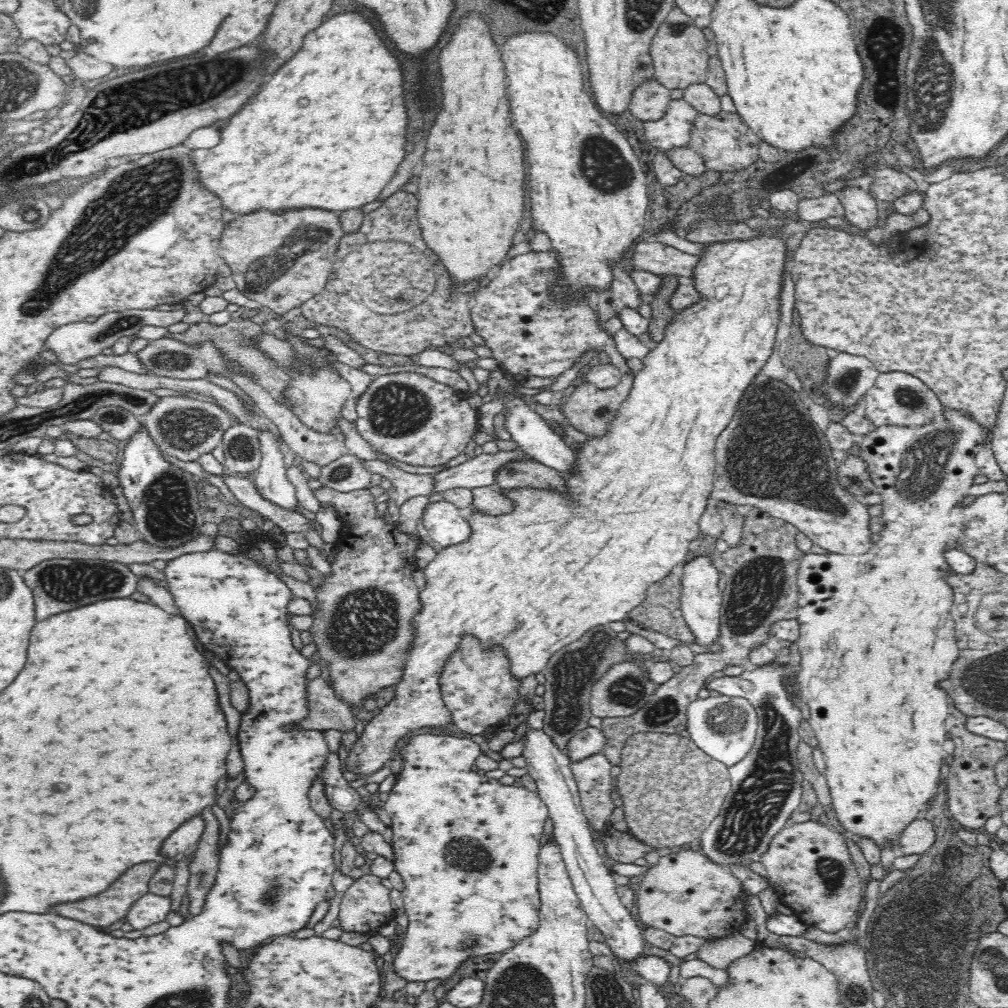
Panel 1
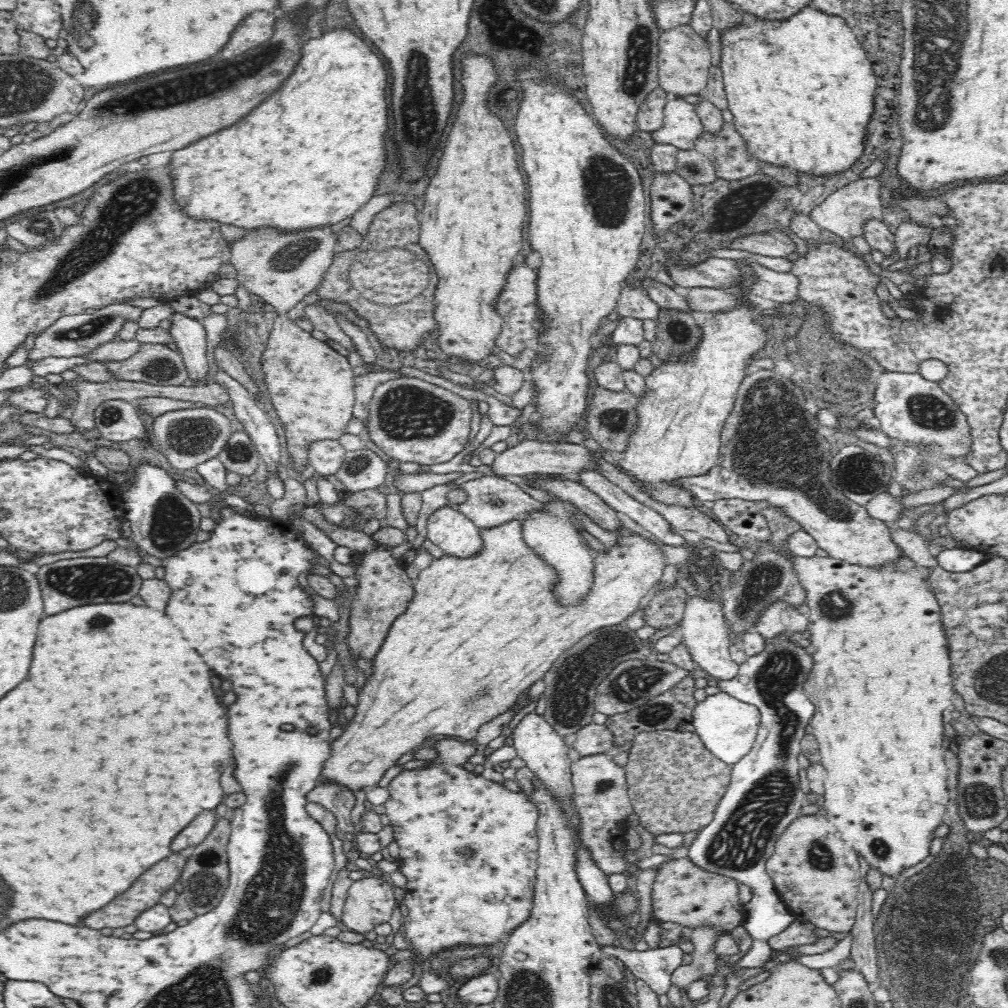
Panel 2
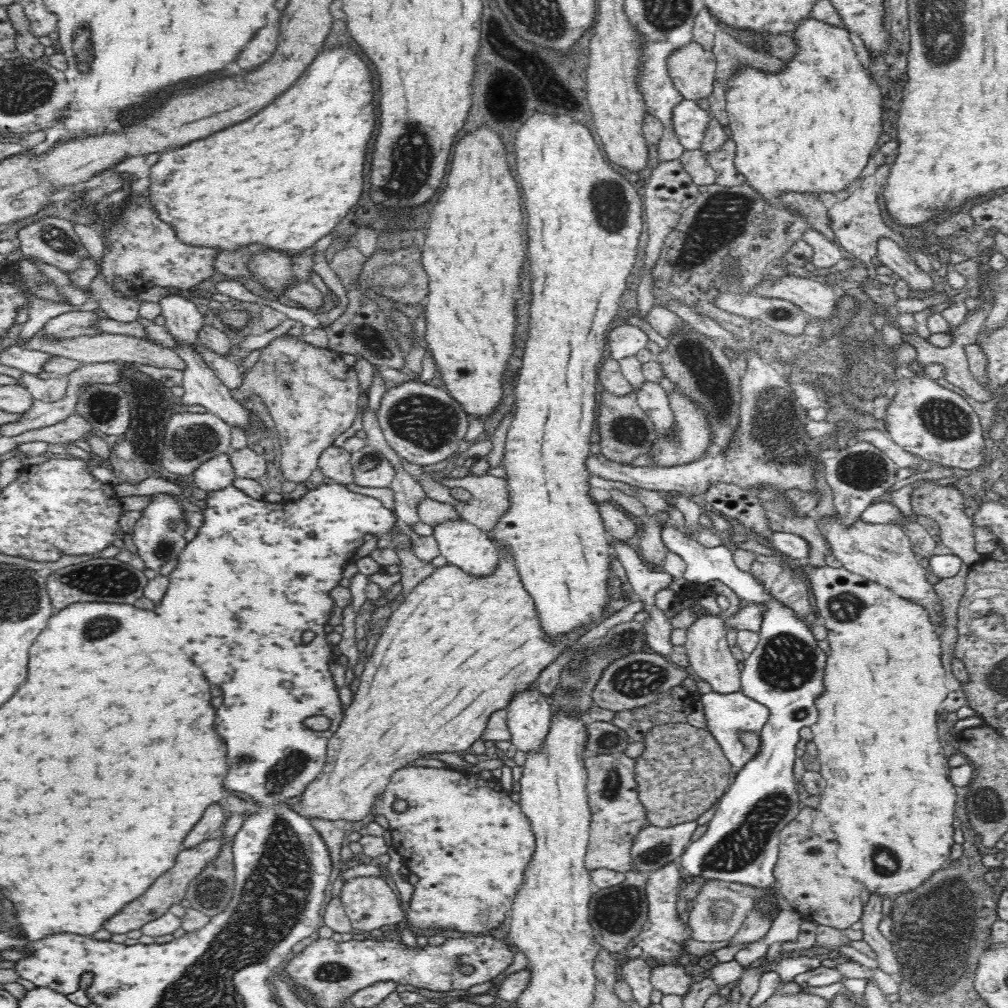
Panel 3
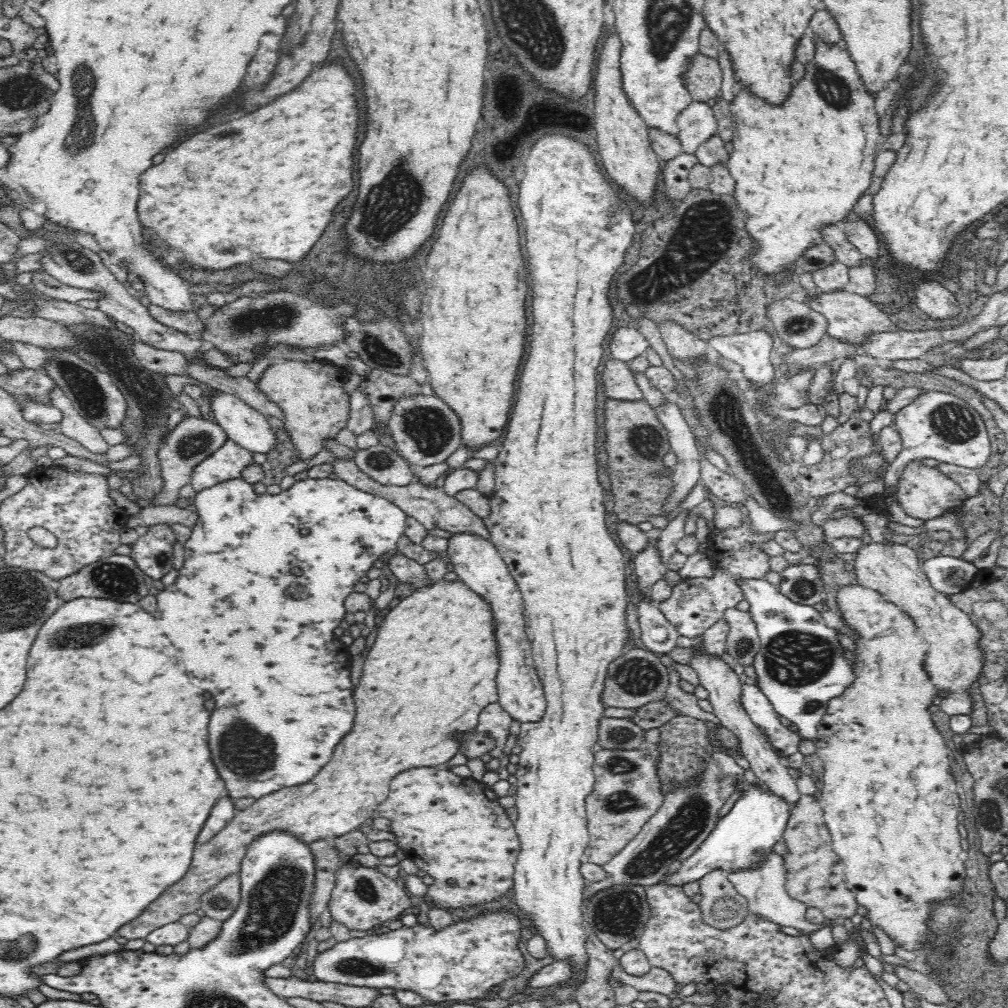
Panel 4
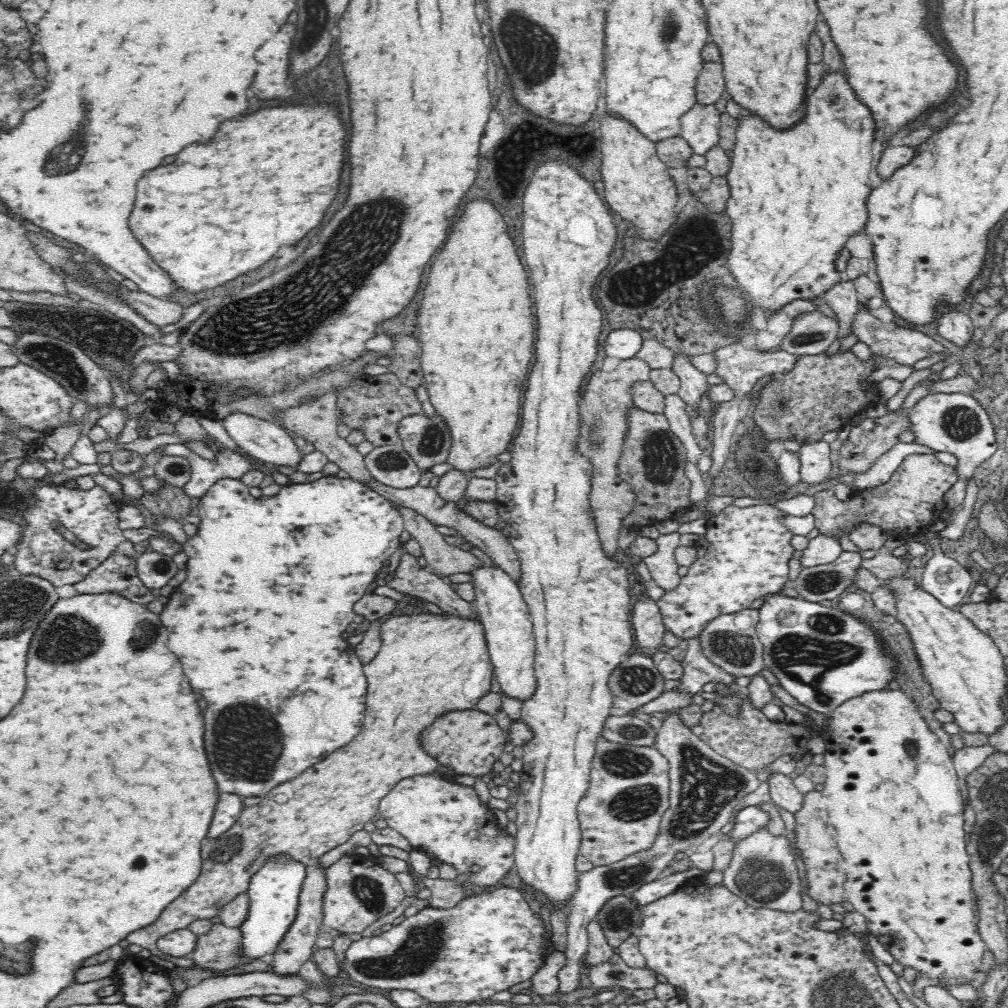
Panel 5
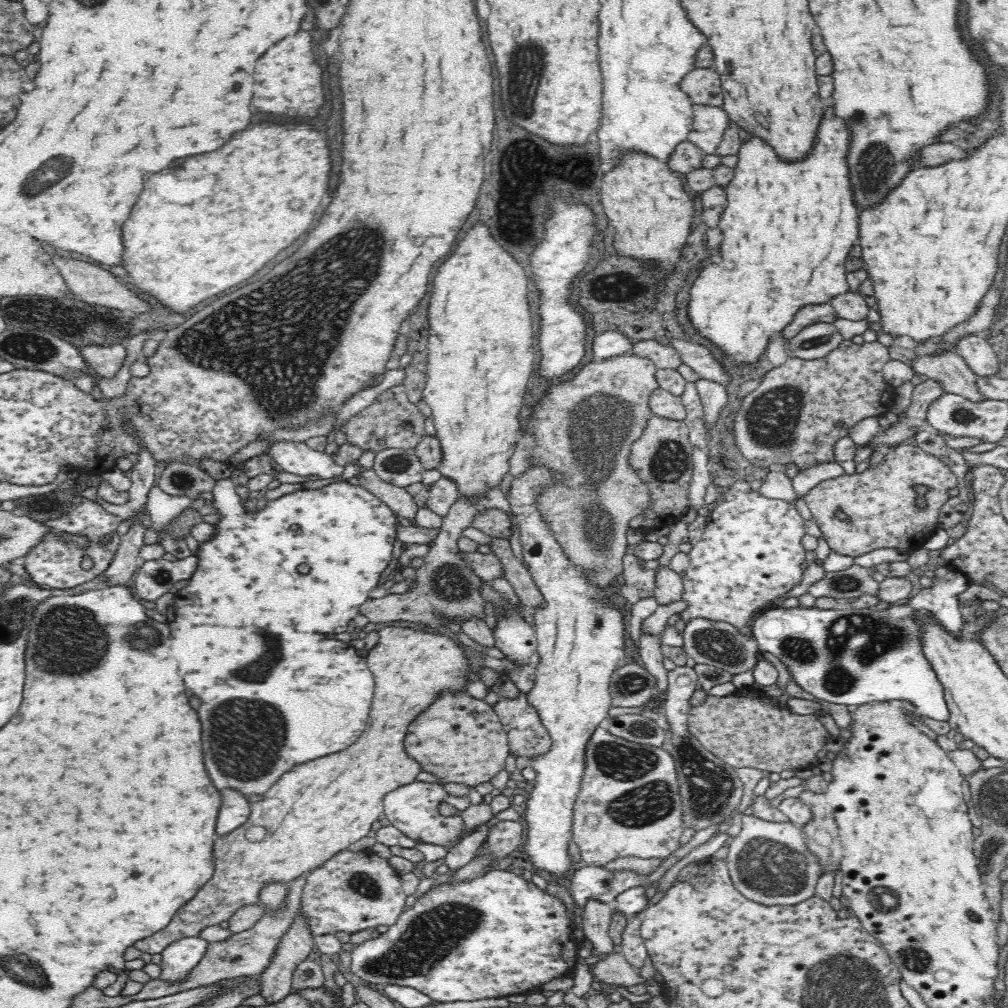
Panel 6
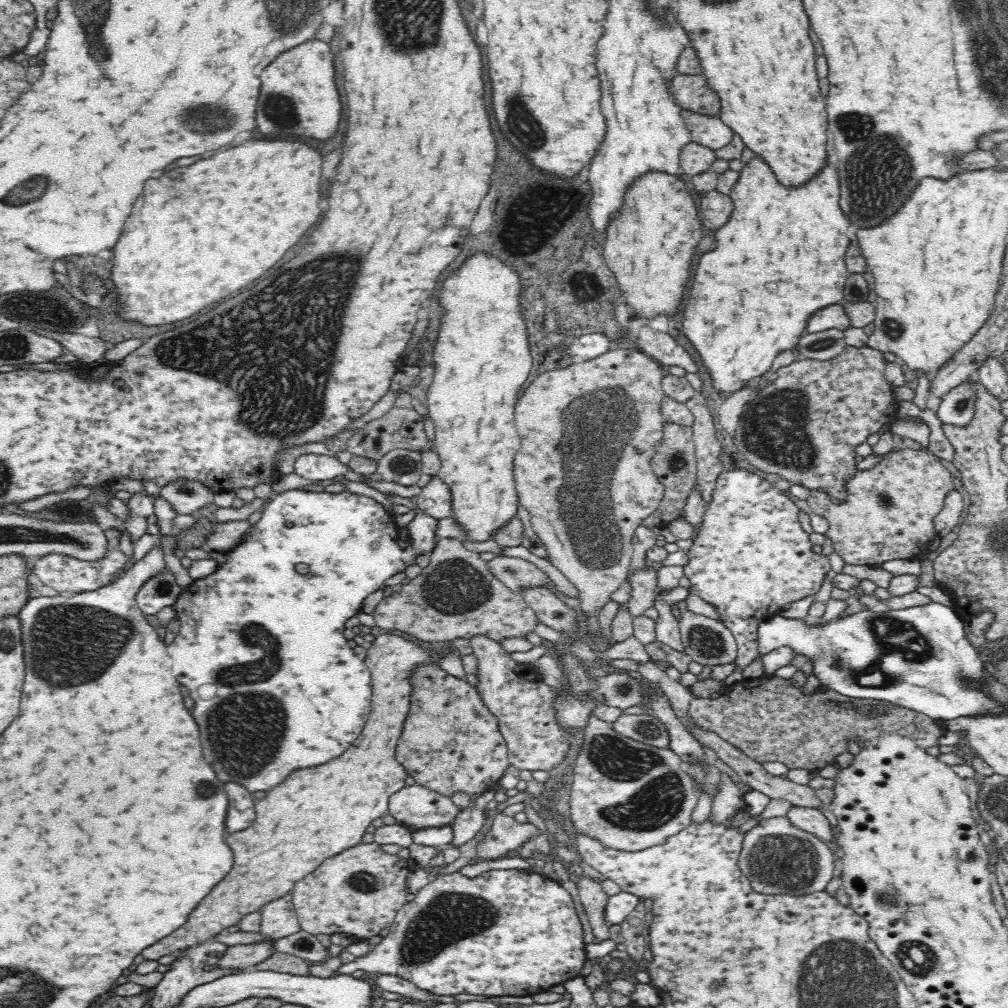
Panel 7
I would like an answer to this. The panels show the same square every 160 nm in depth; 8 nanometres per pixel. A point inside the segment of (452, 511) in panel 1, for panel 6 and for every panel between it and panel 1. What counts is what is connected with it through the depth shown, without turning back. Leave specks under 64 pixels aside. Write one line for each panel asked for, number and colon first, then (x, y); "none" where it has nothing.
2: (447, 528)
3: (463, 544)
4: (476, 561)
5: (498, 601)
6: (515, 637)

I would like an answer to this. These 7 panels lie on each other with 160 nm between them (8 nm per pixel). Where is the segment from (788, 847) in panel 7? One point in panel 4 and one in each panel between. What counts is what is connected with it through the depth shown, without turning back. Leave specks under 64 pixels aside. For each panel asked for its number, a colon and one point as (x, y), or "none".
4: (764, 888)
5: (762, 872)
6: (769, 863)

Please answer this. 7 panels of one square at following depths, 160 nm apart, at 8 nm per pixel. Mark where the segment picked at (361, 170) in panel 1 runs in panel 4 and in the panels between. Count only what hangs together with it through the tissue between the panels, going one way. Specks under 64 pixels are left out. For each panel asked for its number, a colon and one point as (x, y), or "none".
2: (312, 154)
3: (284, 178)
4: (264, 186)

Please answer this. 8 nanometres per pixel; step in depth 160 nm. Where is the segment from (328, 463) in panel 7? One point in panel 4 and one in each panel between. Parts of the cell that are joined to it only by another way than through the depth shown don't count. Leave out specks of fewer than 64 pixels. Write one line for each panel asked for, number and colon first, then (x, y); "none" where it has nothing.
4: (244, 425)
5: (260, 438)
6: (296, 458)

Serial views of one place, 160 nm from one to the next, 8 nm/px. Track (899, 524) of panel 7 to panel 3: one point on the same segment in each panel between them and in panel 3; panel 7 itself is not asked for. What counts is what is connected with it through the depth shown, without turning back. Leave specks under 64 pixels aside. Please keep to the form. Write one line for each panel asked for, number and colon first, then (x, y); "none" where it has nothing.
3: (944, 505)
4: (924, 493)
5: (913, 498)
6: (876, 509)

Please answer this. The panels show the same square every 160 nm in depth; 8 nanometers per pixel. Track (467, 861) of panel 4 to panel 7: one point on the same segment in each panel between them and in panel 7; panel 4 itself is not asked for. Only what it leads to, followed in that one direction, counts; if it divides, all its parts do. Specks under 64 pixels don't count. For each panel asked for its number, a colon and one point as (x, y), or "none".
5: (448, 820)
6: (412, 809)
7: (416, 807)

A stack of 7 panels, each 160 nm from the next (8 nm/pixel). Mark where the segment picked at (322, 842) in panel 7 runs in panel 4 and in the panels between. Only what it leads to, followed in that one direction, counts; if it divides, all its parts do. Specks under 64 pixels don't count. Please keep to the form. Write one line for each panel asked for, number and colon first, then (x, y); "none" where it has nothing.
4: (432, 669)
5: (430, 664)
6: (314, 812)

